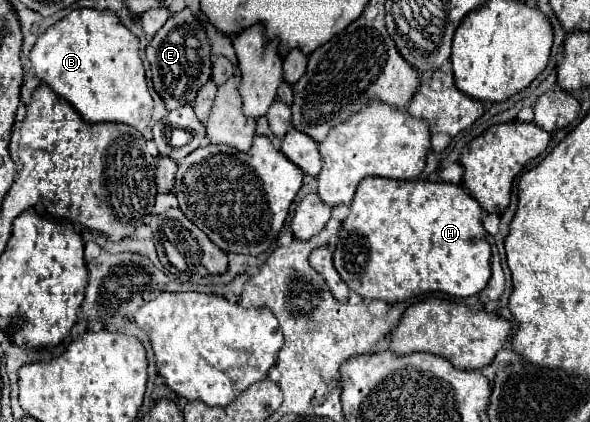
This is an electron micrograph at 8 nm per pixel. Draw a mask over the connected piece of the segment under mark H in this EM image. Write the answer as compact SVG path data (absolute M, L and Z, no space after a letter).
M366 177L359 183L354 201L350 203L350 215L340 227L334 267L344 283L364 299L398 303L430 291L442 291L454 297L476 295L490 279L490 243L482 215L480 203L462 185L426 179L398 181Z

